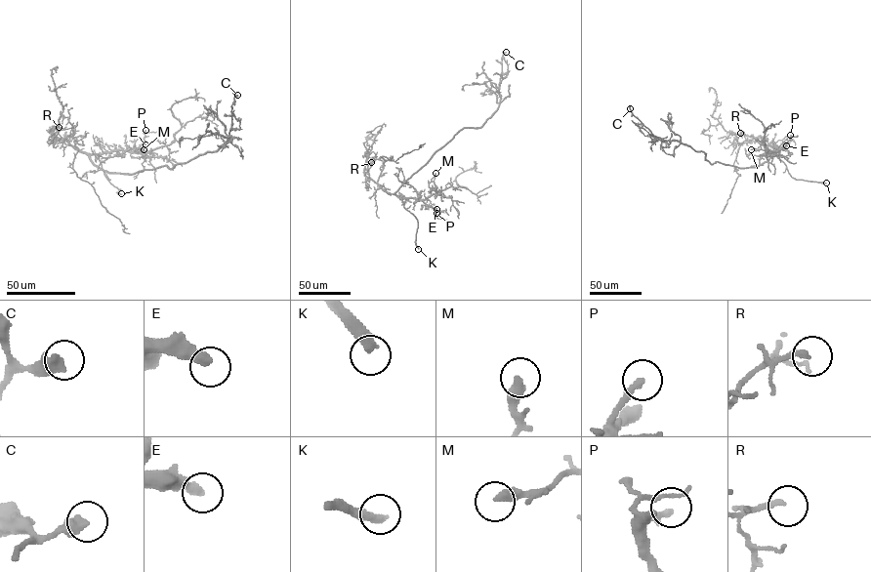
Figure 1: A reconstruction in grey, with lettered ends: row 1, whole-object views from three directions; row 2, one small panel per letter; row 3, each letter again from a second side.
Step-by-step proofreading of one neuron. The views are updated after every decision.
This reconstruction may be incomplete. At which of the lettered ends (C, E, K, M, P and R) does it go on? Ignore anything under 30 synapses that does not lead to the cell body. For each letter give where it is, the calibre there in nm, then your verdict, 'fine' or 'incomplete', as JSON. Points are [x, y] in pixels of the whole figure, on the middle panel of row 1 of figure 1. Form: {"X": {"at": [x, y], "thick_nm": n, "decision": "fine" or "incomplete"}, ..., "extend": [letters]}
{"C": {"at": [506, 52], "thick_nm": 440, "decision": "fine"}, "E": {"at": [436, 209], "thick_nm": 360, "decision": "incomplete"}, "K": {"at": [418, 249], "thick_nm": 360, "decision": "incomplete"}, "M": {"at": [435, 173], "thick_nm": 400, "decision": "fine"}, "P": {"at": [436, 213], "thick_nm": 240, "decision": "incomplete"}, "R": {"at": [371, 162], "thick_nm": 200, "decision": "fine"}, "extend": ["E", "K", "P"]}

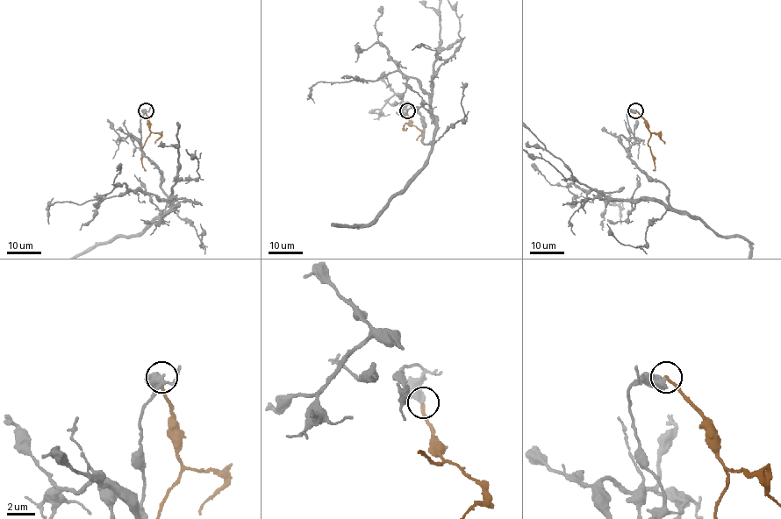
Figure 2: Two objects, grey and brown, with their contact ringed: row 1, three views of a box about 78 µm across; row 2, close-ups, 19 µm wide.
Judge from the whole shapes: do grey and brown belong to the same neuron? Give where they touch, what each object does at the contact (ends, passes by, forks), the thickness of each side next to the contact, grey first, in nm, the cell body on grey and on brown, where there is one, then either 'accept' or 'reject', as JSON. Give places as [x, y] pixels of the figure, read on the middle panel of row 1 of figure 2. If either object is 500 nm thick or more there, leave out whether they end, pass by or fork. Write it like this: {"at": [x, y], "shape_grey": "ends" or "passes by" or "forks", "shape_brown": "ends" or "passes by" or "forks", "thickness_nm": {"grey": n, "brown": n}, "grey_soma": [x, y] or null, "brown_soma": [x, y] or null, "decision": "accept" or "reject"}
{"at": [407, 110], "shape_grey": "ends", "shape_brown": "ends", "thickness_nm": {"grey": 480, "brown": 220}, "grey_soma": null, "brown_soma": null, "decision": "reject"}

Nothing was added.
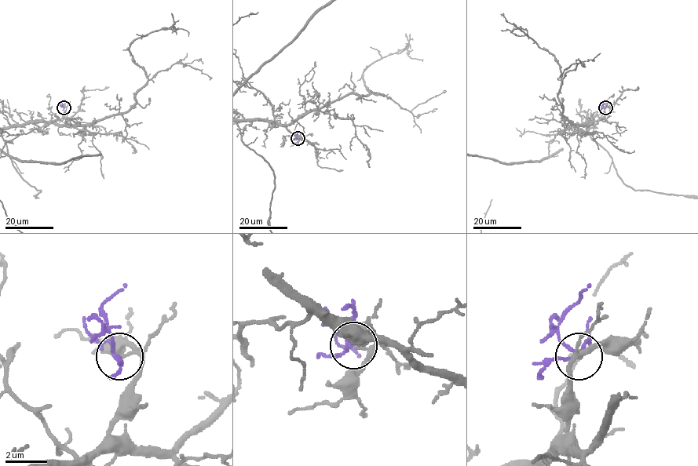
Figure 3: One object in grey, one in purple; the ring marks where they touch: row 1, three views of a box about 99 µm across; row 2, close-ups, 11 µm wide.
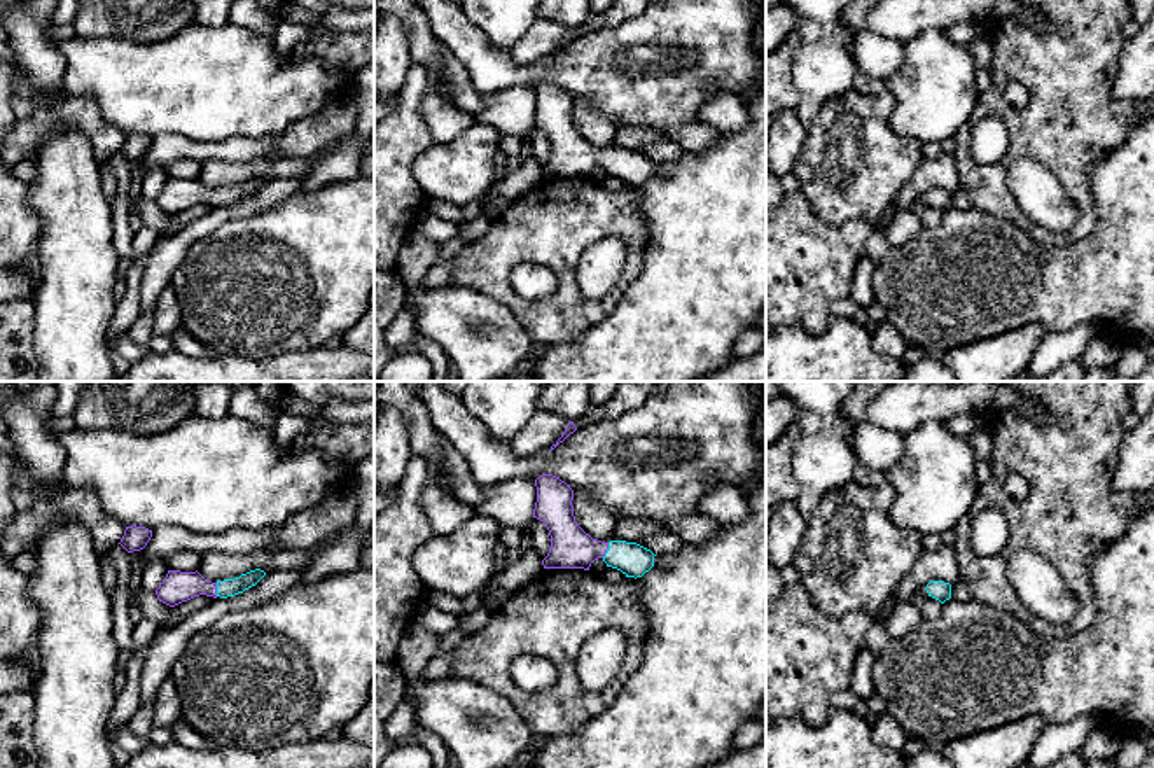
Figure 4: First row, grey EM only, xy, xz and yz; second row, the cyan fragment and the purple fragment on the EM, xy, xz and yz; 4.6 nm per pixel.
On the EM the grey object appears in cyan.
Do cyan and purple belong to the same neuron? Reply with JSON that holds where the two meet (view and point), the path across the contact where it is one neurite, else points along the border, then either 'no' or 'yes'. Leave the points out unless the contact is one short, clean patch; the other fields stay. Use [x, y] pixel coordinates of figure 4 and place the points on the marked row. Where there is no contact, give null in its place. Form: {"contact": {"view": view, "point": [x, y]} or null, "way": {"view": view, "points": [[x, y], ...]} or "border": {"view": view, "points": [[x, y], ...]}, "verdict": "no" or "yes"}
{"contact": {"view": "xz", "point": [607, 550]}, "way": {"view": "xz", "points": [[632, 558], [607, 550], [576, 550], [570, 546]]}, "verdict": "yes"}

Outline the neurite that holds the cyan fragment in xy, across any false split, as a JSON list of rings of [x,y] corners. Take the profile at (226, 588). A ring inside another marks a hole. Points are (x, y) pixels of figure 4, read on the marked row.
[[[255,569],[234,579],[212,583],[205,579],[198,570],[196,572],[168,570],[166,577],[156,590],[156,595],[159,602],[170,607],[175,607],[199,595],[213,598],[217,597],[227,598],[255,586],[264,576],[266,576],[264,570]]]

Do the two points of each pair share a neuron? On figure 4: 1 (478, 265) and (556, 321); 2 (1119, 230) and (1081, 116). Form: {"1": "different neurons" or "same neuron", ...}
{"1": "same neuron", "2": "different neurons"}

